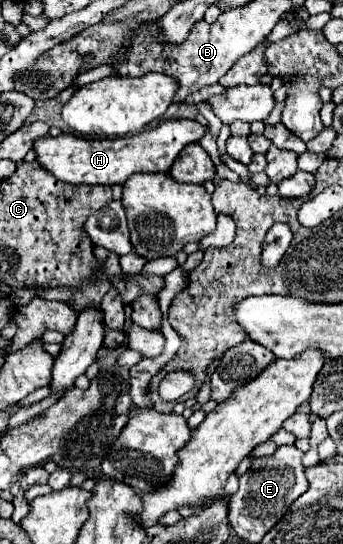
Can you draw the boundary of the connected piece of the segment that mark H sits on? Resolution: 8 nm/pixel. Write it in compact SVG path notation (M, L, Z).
M163 120L153 130L105 140L87 140L75 134L43 136L33 144L37 162L57 180L69 184L125 184L137 172L169 172L177 154L191 142L199 142L205 128L195 120Z

